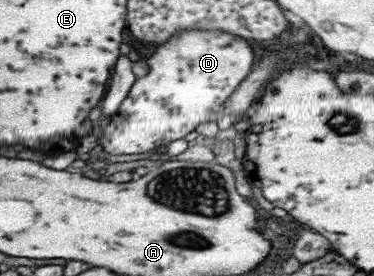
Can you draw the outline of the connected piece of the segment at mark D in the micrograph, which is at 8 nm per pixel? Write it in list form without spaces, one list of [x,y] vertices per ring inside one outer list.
[[[217,29],[179,31],[179,35],[172,35],[171,39],[159,44],[148,59],[147,75],[131,84],[125,99],[122,99],[110,122],[103,128],[102,136],[97,139],[97,143],[113,155],[145,153],[160,145],[166,146],[193,131],[199,123],[215,118],[217,113],[223,111],[224,101],[233,88],[251,71],[251,63],[257,61],[243,38]]]

